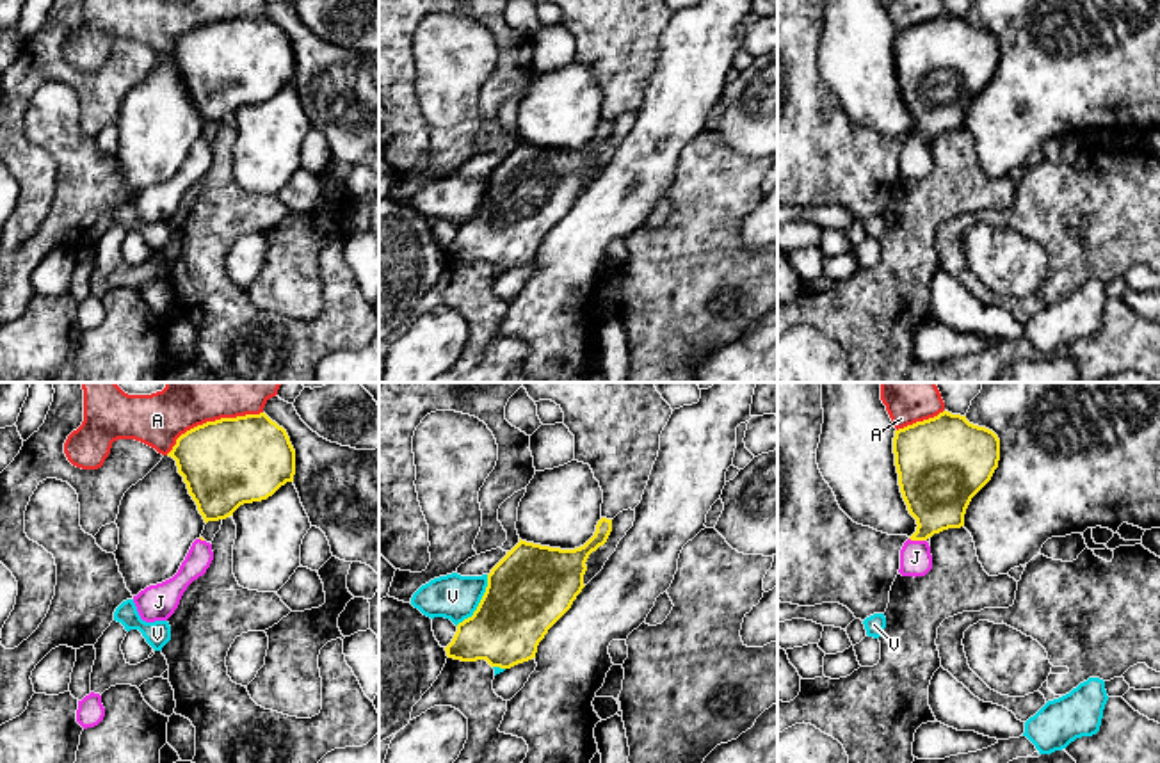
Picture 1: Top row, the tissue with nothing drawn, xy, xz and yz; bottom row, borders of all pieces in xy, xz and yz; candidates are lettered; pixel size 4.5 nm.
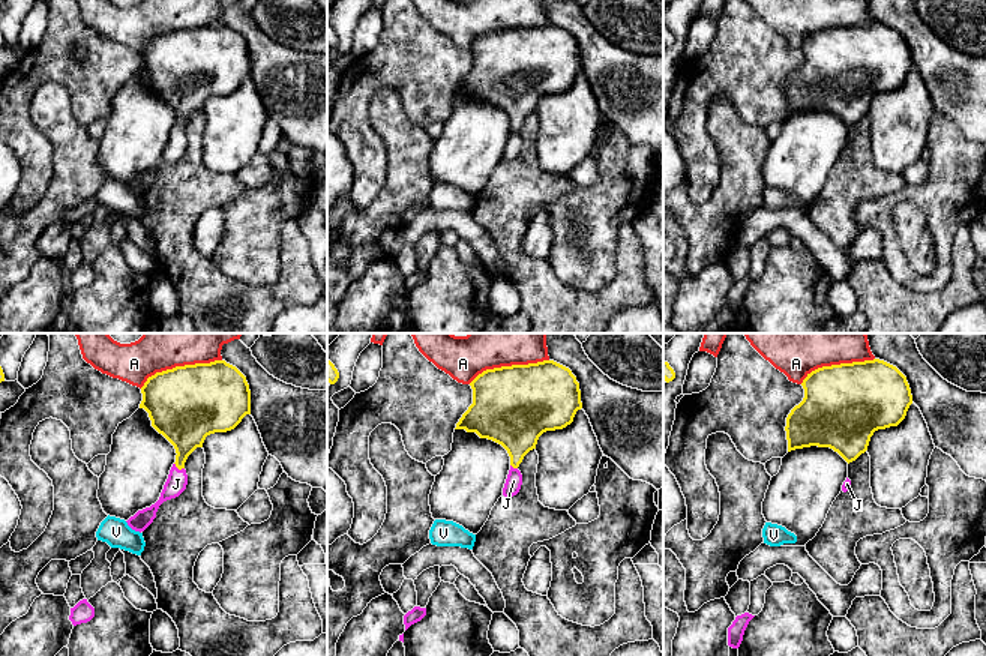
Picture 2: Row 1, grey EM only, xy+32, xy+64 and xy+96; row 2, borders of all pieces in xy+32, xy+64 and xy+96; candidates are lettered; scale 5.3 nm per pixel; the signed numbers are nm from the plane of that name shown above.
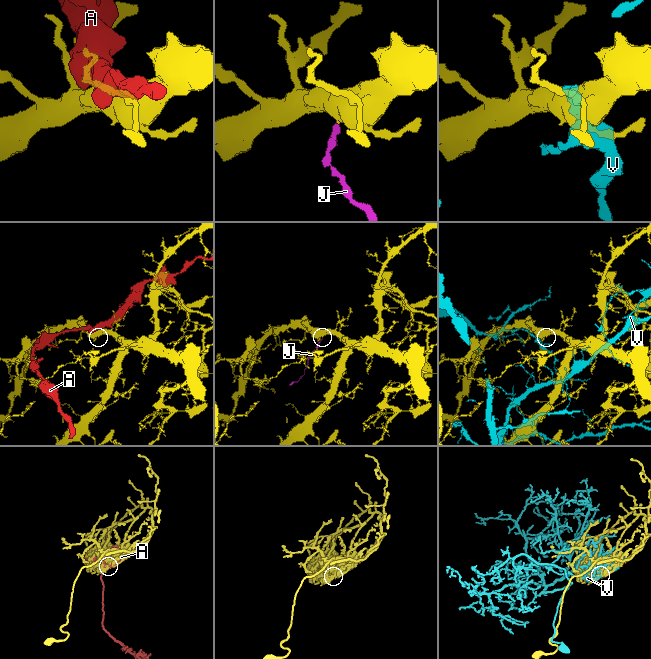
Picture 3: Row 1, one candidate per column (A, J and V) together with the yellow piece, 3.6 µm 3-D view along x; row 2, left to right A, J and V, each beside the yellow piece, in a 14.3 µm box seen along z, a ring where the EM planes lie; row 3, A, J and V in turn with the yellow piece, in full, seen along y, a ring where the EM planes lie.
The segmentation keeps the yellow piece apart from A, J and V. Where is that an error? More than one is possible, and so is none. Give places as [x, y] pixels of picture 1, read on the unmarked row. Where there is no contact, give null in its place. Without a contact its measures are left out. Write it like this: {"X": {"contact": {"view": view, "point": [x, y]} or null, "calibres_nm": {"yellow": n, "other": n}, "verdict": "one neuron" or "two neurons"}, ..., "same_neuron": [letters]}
{"A": {"contact": {"view": "xy", "point": [212, 24]}, "calibres_nm": {"yellow": 400, "other": 220}, "verdict": "two neurons"}, "J": {"contact": {"view": "yz", "point": [918, 141]}, "calibres_nm": {"yellow": 320, "other": 140}, "verdict": "one neuron"}, "V": {"contact": {"view": "xz", "point": [479, 205]}, "calibres_nm": {"yellow": 380, "other": 200}, "verdict": "two neurons"}, "same_neuron": ["J"]}

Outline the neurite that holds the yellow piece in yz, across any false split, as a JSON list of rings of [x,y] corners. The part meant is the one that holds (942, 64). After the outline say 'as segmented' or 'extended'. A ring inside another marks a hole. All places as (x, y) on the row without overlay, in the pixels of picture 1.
[[[943,12],[934,20],[895,32],[893,55],[902,100],[918,126],[900,151],[898,174],[914,180],[925,178],[932,171],[927,141],[943,132],[964,128],[971,100],[998,69],[1000,41],[993,32],[970,25],[966,18]]]; extended

